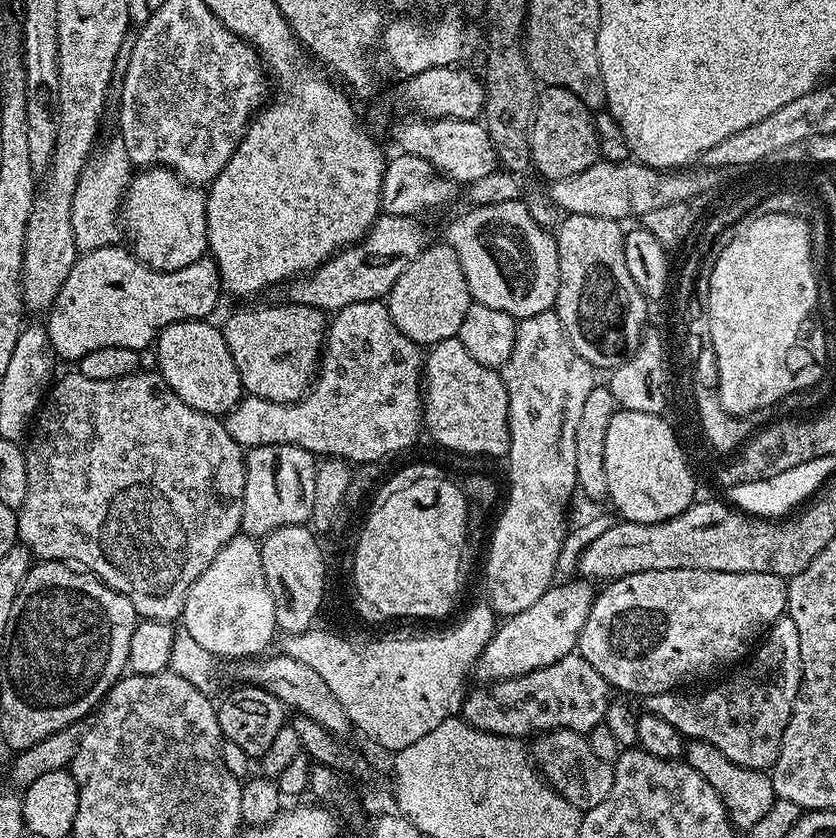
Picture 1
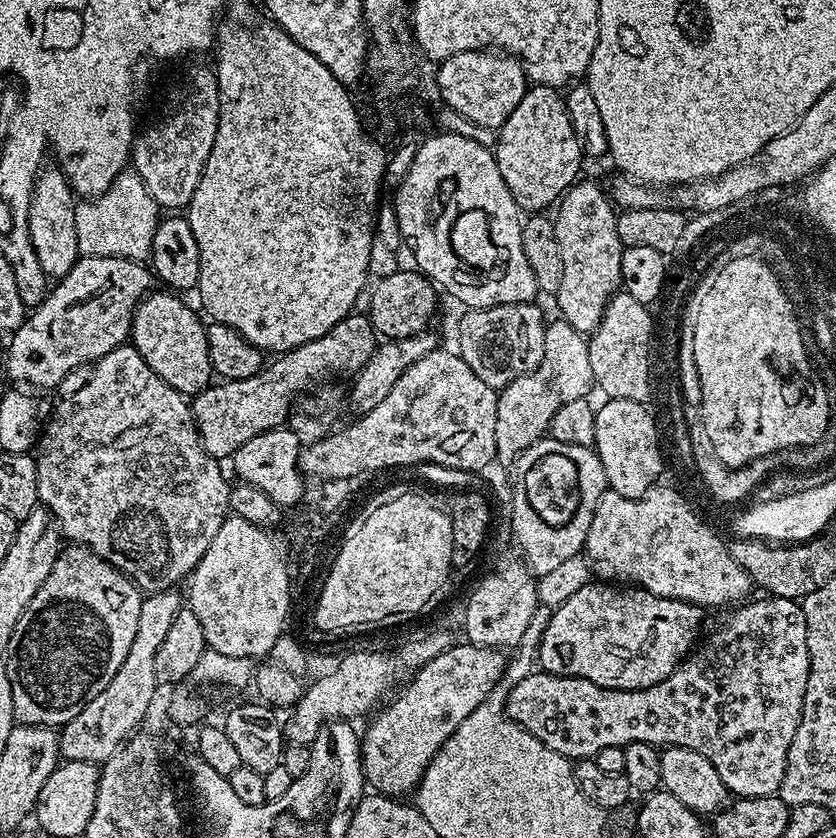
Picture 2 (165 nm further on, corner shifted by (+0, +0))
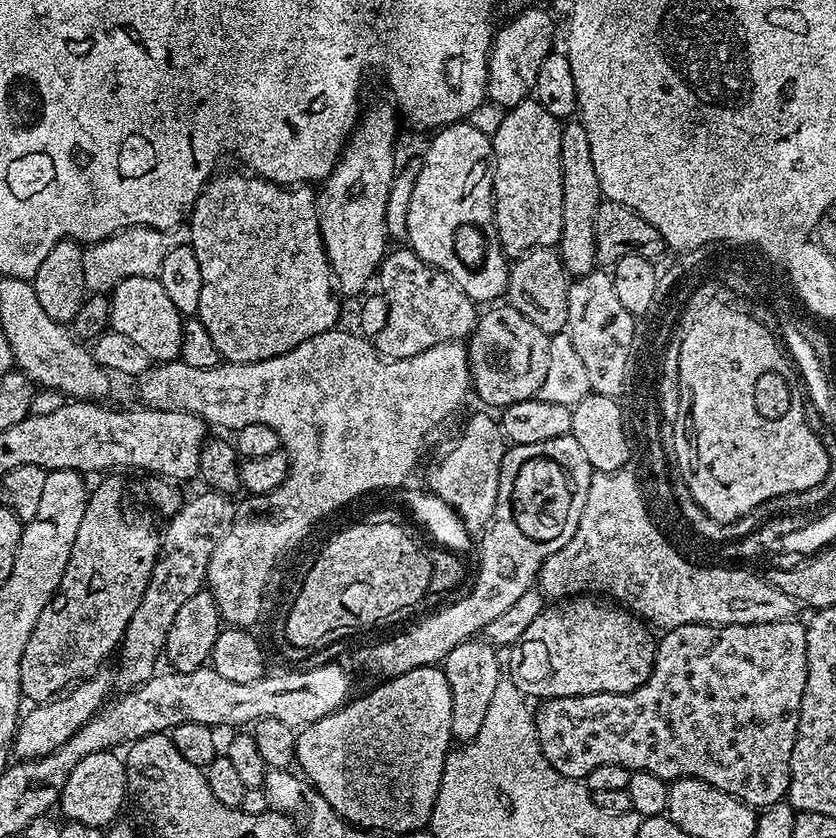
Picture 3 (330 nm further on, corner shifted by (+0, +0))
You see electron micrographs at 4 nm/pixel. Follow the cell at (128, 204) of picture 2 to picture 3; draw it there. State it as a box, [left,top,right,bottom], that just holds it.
[81,224,189,294]

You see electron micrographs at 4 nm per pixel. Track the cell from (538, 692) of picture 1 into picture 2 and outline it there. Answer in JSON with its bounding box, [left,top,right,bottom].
[504,595,810,797]

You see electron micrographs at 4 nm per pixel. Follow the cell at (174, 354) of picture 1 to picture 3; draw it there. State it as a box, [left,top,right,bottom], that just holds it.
[108,277,184,362]

